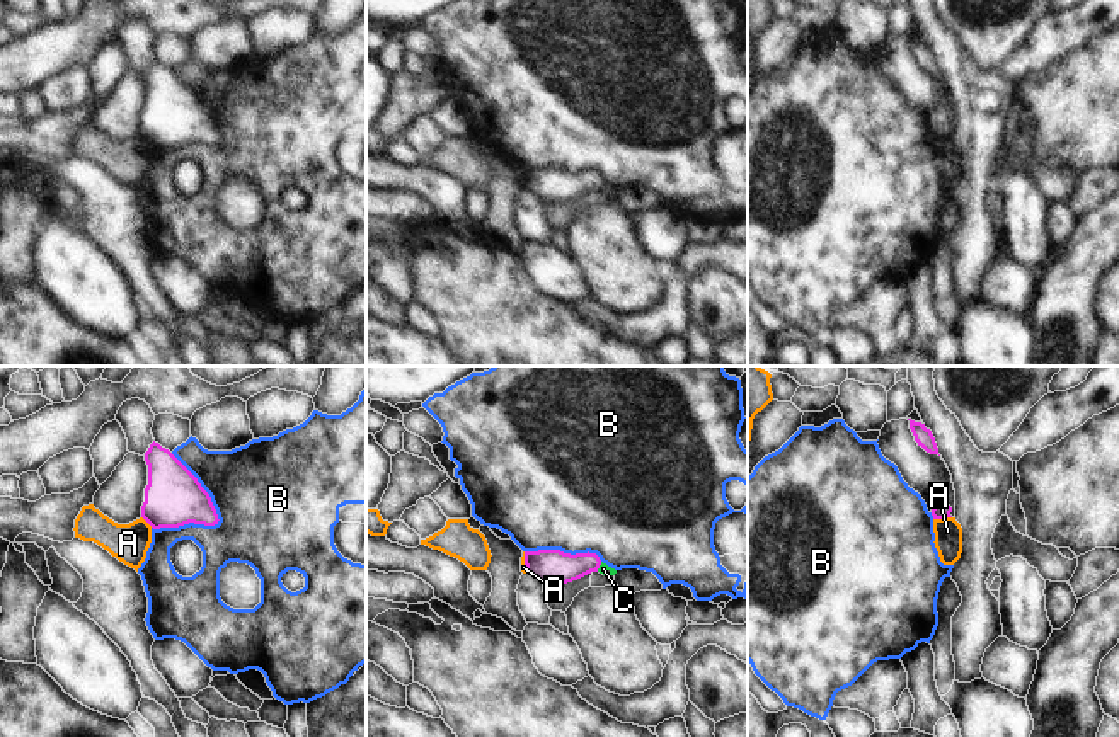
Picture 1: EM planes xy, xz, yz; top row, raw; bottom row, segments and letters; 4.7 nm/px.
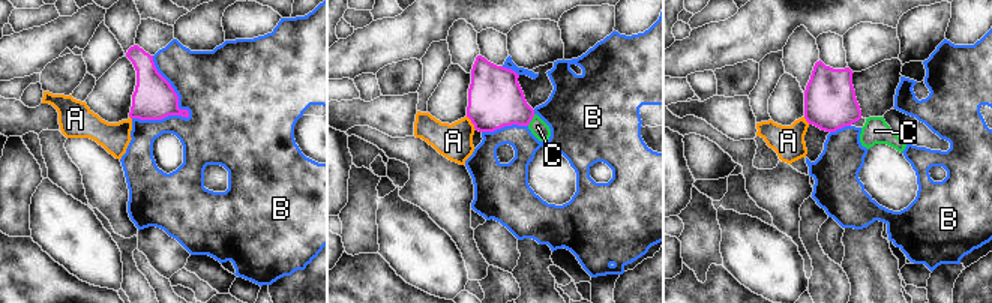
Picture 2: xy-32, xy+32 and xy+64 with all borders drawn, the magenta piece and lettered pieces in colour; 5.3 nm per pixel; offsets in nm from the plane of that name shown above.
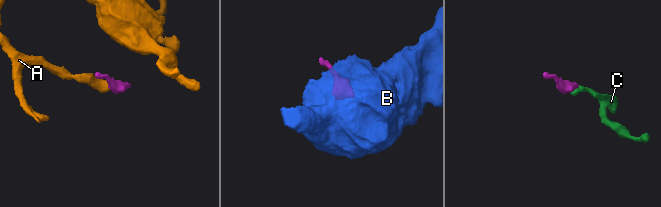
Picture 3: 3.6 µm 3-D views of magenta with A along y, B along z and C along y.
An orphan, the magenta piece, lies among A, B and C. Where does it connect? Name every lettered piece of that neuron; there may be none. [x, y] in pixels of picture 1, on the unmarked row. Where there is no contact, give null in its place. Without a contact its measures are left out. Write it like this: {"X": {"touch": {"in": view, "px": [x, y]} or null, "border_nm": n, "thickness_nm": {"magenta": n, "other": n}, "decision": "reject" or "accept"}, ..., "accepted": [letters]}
{"A": {"touch": {"in": "yz", "px": [942, 137]}, "border_nm": 90, "thickness_nm": {"magenta": 80, "other": 130}, "decision": "reject"}, "B": {"touch": {"in": "xy", "px": [203, 108]}, "border_nm": 400, "thickness_nm": {"magenta": 280, "other": 420}, "decision": "reject"}, "C": {"touch": {"in": "xz", "px": [598, 186]}, "border_nm": 50, "thickness_nm": {"magenta": 160, "other": 50}, "decision": "accept"}, "accepted": ["C"]}

